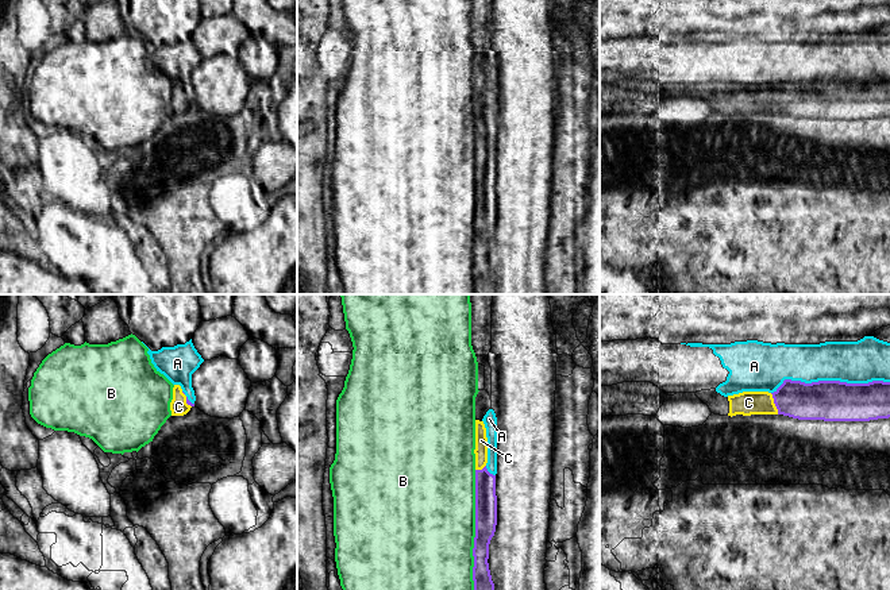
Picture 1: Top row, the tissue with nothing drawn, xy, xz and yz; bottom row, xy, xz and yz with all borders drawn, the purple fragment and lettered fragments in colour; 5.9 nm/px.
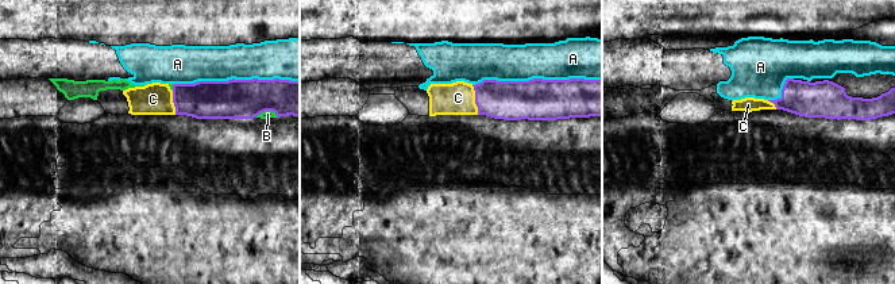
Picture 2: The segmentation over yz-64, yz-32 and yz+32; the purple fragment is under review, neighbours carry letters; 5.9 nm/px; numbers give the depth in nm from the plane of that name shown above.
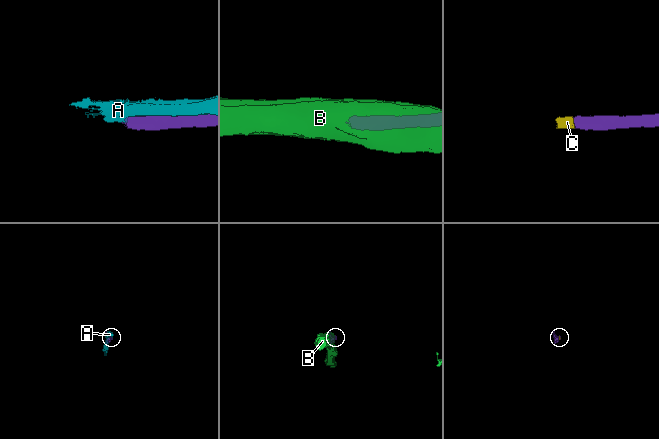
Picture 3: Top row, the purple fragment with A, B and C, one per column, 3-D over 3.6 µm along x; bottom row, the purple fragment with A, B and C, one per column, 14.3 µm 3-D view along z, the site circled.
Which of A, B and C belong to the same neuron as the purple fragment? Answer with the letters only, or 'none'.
C

